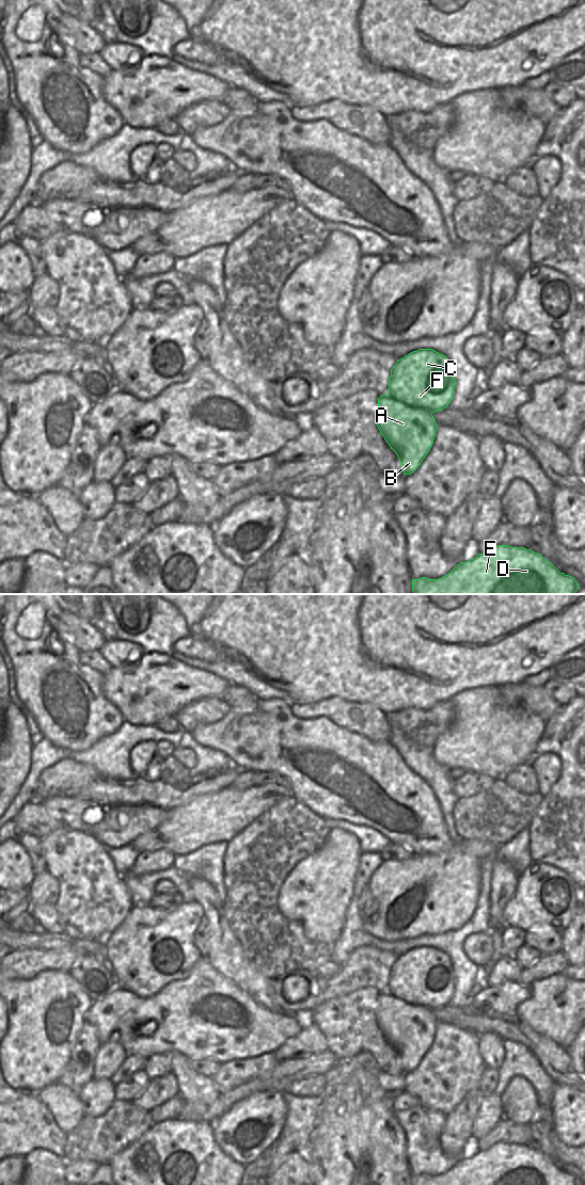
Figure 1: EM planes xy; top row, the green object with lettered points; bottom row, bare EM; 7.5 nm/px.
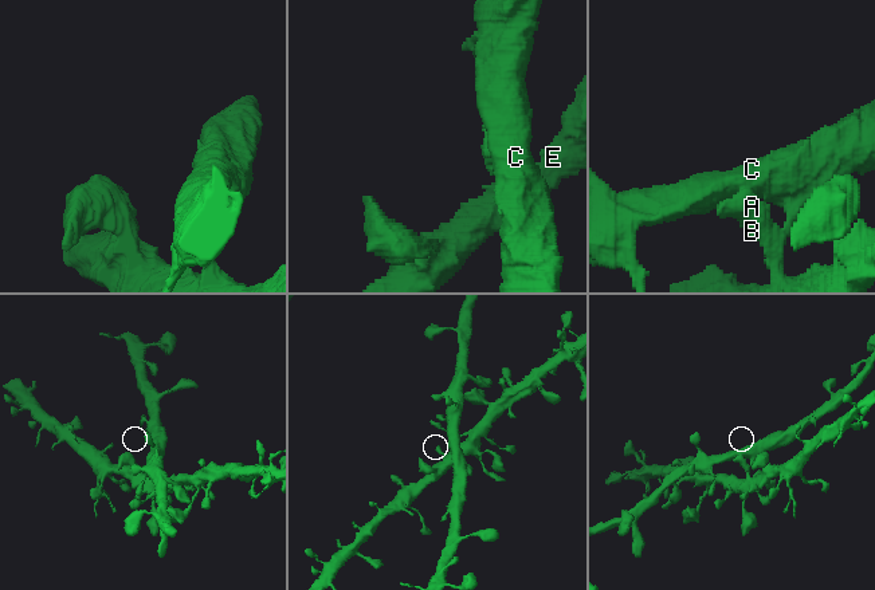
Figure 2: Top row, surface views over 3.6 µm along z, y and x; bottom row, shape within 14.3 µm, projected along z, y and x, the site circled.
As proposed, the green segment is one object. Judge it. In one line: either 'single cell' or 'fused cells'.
fused cells

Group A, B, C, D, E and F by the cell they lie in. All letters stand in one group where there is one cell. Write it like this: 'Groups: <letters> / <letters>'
Groups: A B D E / C F

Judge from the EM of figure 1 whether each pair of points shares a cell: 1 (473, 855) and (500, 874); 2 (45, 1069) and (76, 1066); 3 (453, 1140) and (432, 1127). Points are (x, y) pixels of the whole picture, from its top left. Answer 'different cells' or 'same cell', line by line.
1: different cells
2: different cells
3: different cells

